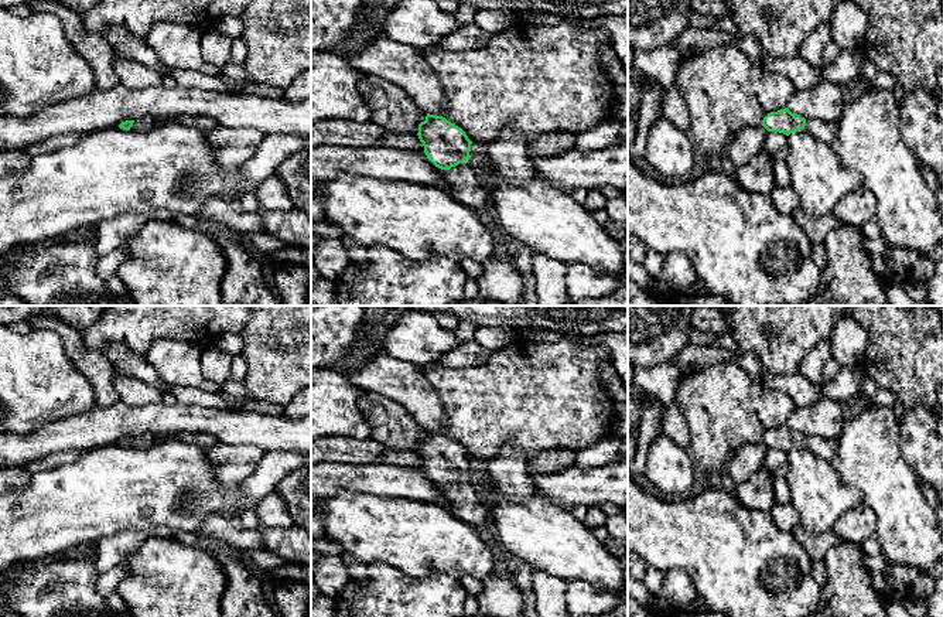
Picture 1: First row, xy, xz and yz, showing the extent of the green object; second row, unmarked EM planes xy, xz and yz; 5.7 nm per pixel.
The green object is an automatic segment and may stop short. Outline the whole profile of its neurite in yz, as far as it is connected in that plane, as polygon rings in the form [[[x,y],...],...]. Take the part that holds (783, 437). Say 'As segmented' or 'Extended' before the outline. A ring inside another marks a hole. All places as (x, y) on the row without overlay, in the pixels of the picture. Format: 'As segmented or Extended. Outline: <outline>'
Extended. Outline: [[[787,425],[768,430],[762,437],[762,443],[768,449],[779,449],[786,453],[793,449],[806,447],[827,461],[836,454],[836,439],[804,436],[800,432],[792,430]]]

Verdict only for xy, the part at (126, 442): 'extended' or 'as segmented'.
extended

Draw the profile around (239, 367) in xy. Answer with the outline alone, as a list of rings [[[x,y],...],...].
[[[235,355],[232,359],[232,379],[243,382],[247,376],[247,362],[242,355]]]

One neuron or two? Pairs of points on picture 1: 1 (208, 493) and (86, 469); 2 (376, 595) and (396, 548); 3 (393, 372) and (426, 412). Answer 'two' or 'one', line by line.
1: one
2: two
3: one

